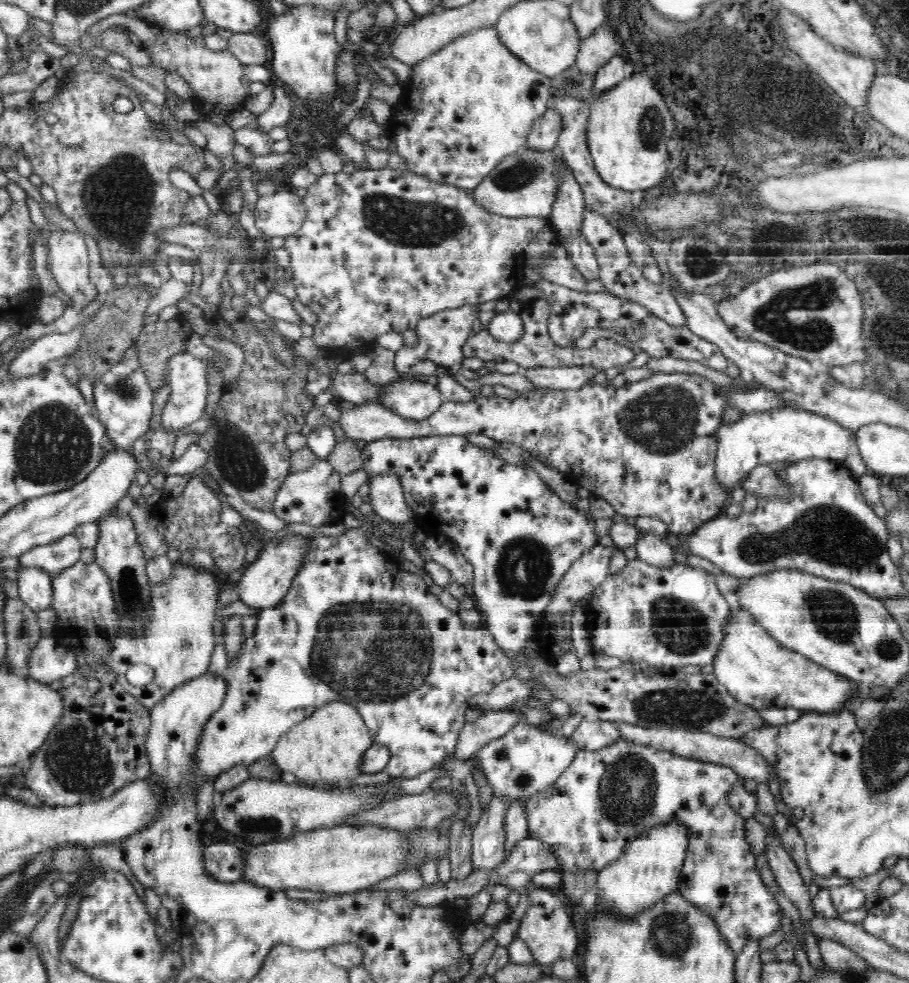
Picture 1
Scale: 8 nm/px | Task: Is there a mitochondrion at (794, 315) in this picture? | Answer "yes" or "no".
yes

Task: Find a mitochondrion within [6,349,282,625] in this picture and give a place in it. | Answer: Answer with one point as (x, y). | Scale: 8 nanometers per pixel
(54, 443)

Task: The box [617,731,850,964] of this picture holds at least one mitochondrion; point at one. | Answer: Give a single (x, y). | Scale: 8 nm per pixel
(671, 936)

